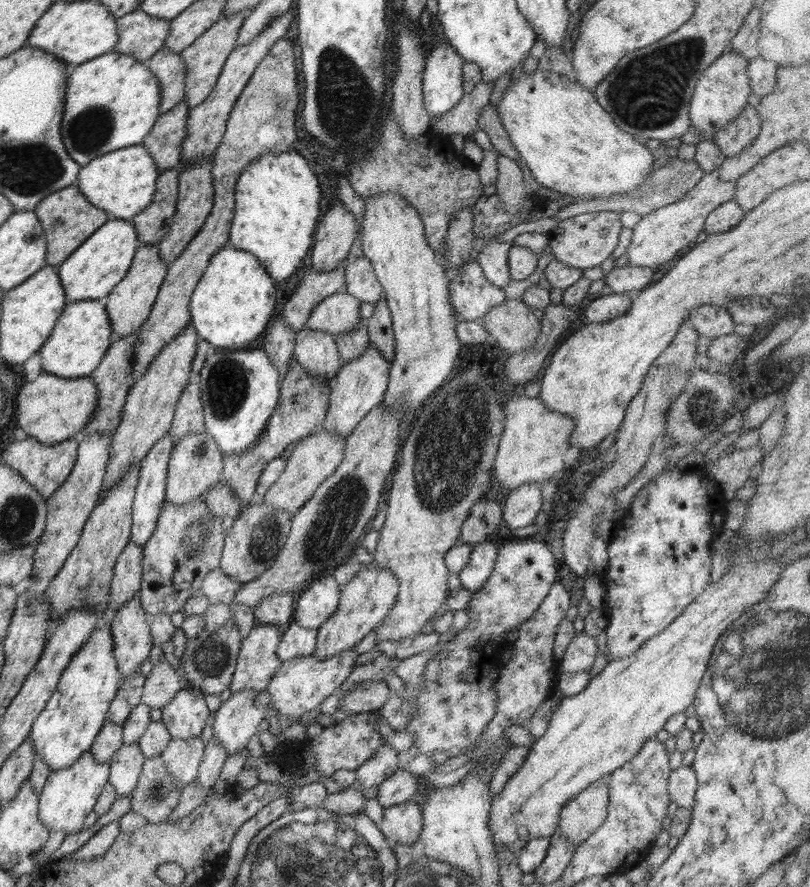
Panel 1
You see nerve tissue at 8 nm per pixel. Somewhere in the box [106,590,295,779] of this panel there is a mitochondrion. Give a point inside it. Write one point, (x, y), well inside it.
(210, 655)

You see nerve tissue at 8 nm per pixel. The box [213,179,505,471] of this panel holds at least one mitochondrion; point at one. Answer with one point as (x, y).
(294, 401)

